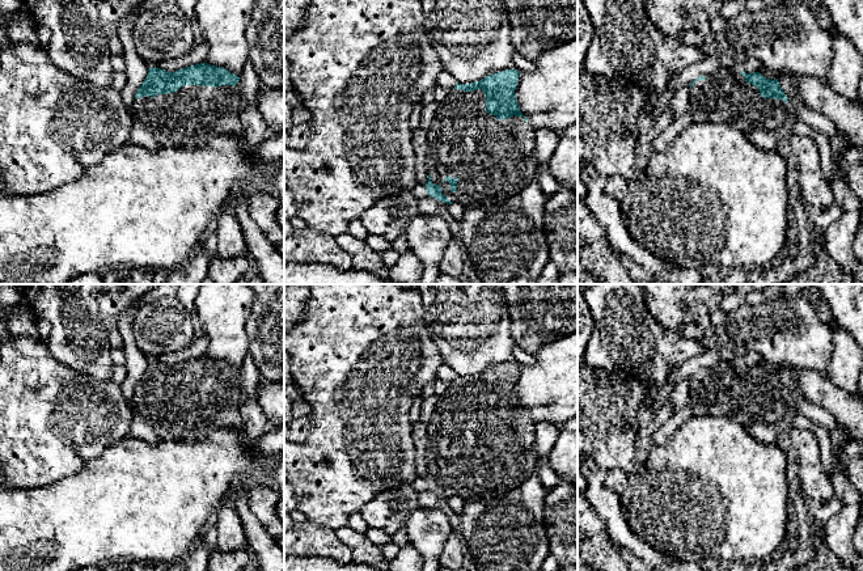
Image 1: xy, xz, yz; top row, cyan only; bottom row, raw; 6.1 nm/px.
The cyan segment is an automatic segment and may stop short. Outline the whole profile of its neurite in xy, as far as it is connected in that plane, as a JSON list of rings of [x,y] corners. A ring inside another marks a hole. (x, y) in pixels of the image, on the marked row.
[[[207,63],[168,72],[149,68],[135,101],[128,106],[132,119],[141,122],[161,147],[196,148],[220,135],[242,135],[240,111],[244,106],[240,77]]]

